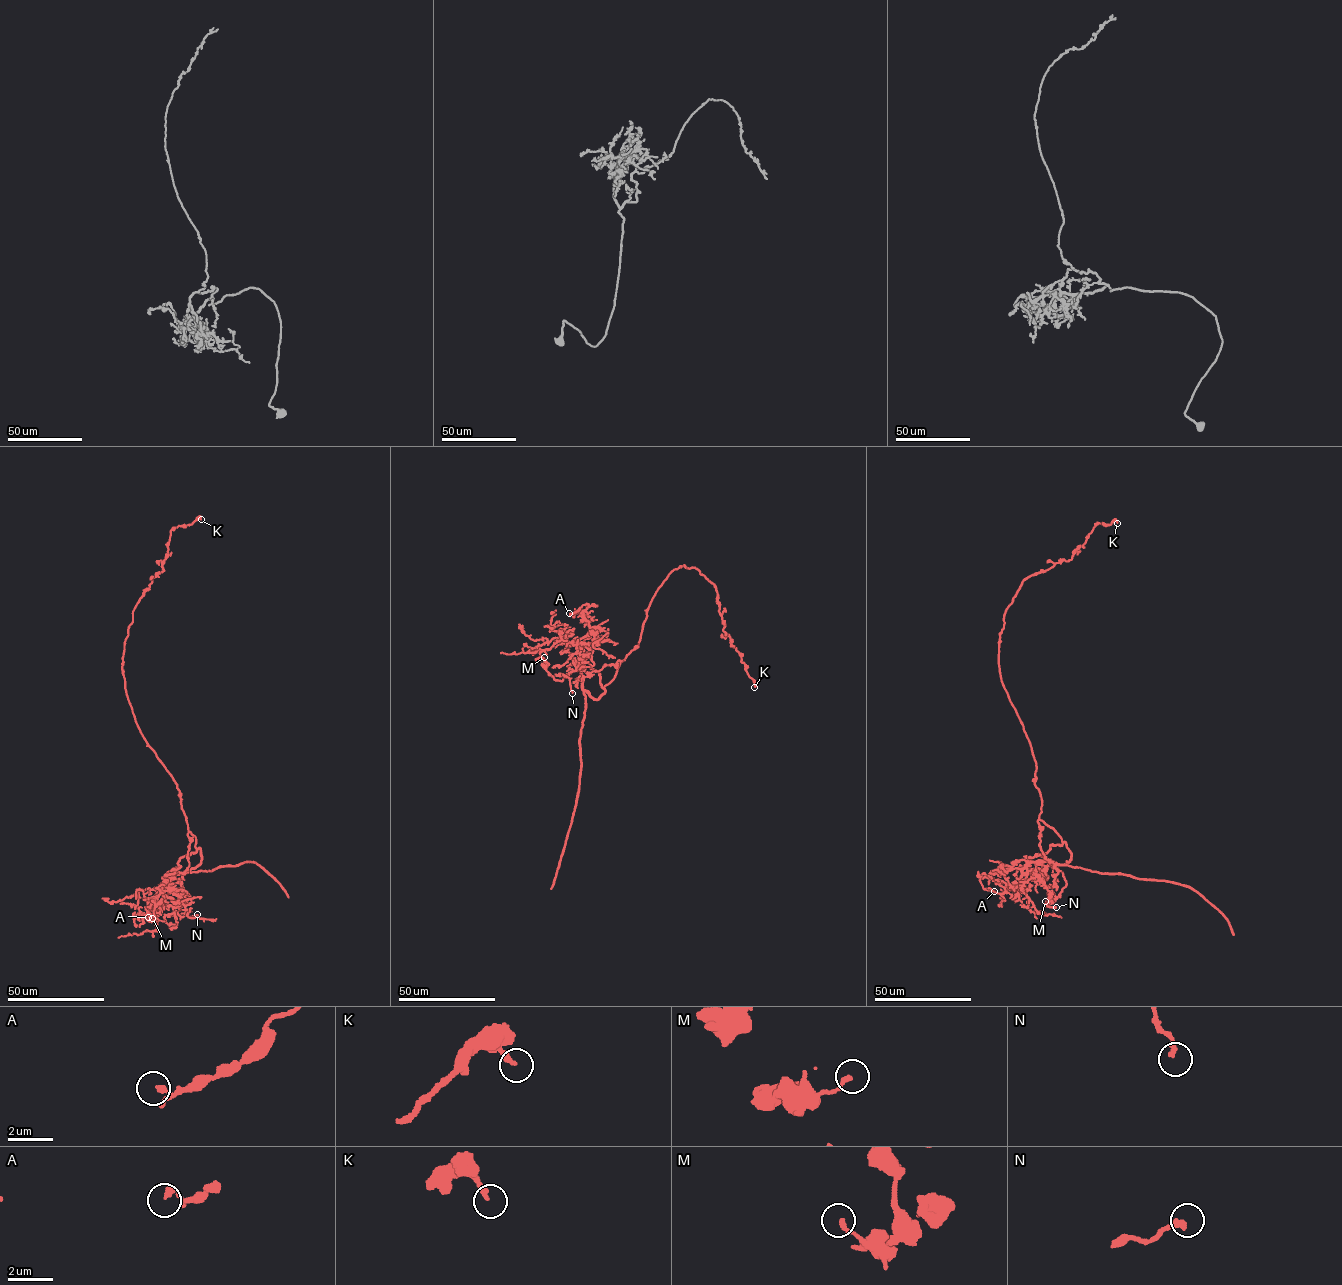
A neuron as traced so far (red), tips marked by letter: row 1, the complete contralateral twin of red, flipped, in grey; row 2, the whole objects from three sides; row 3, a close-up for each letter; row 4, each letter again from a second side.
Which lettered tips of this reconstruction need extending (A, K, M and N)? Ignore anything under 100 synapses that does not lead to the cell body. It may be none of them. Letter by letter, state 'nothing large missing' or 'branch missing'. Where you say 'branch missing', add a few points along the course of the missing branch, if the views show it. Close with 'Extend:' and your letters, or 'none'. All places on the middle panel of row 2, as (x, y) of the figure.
A: nothing large missing
K: nothing large missing
M: nothing large missing
N: nothing large missing
Extend: none

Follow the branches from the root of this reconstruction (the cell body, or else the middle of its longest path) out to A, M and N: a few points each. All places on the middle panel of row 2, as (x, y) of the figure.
A: (641, 634), (636, 647), (622, 661), (586, 673), (578, 641), (589, 630), (582, 613), (589, 606), (569, 613)
M: (641, 634), (616, 665), (587, 673), (577, 668), (561, 681), (537, 658), (544, 657)
N: (641, 634), (636, 647), (616, 665), (586, 673), (579, 655), (576, 669), (562, 674), (572, 693)

